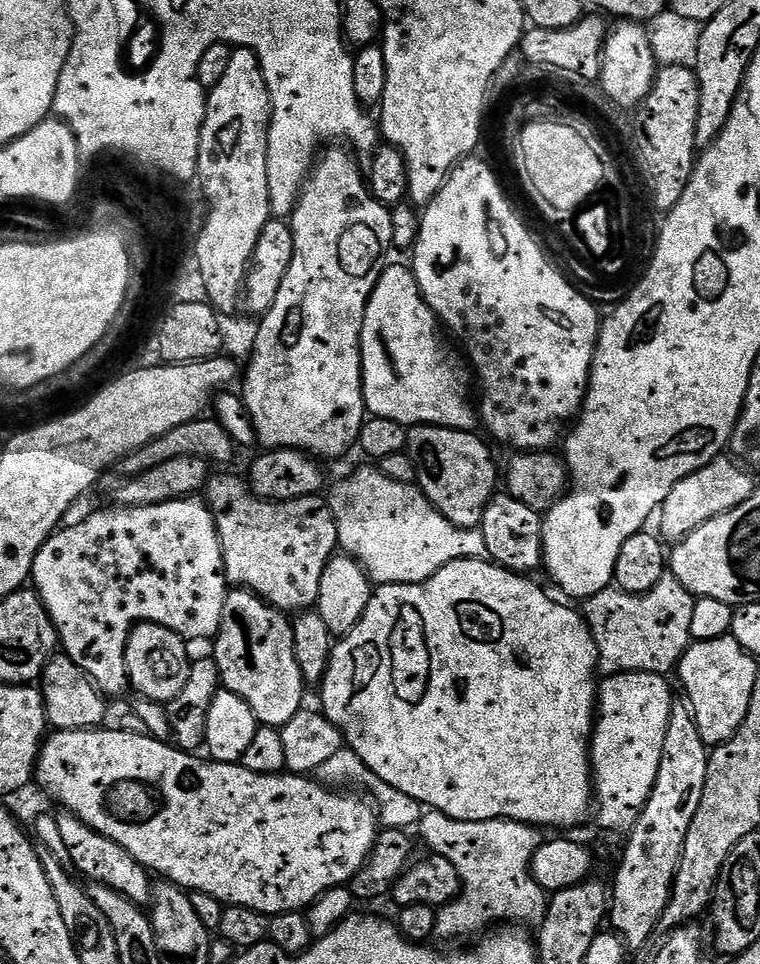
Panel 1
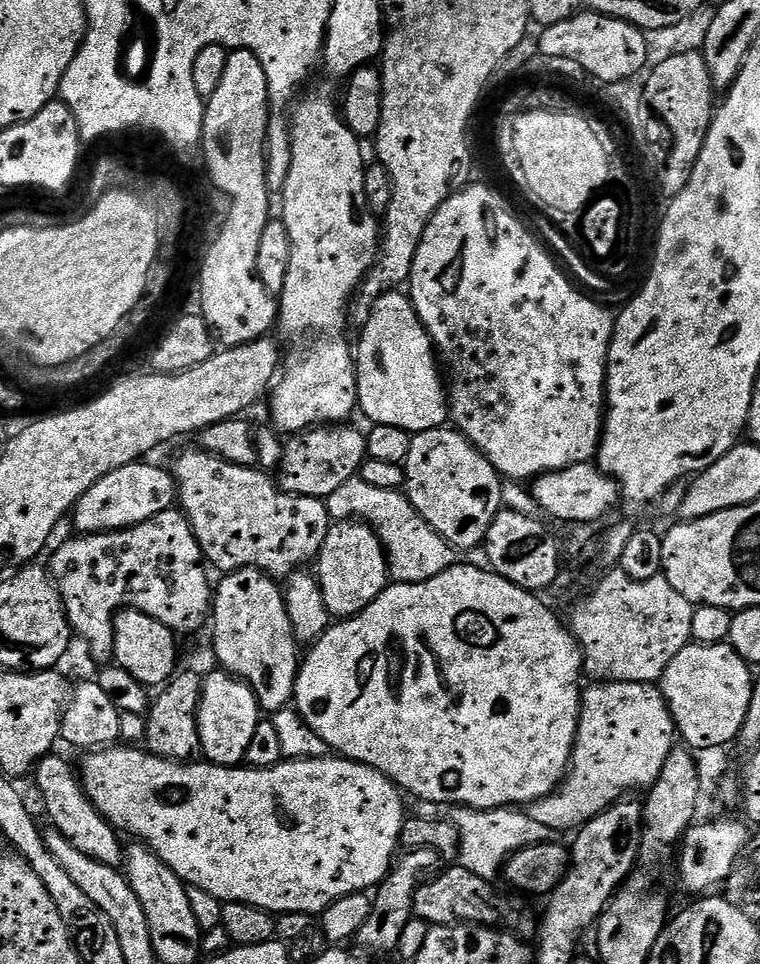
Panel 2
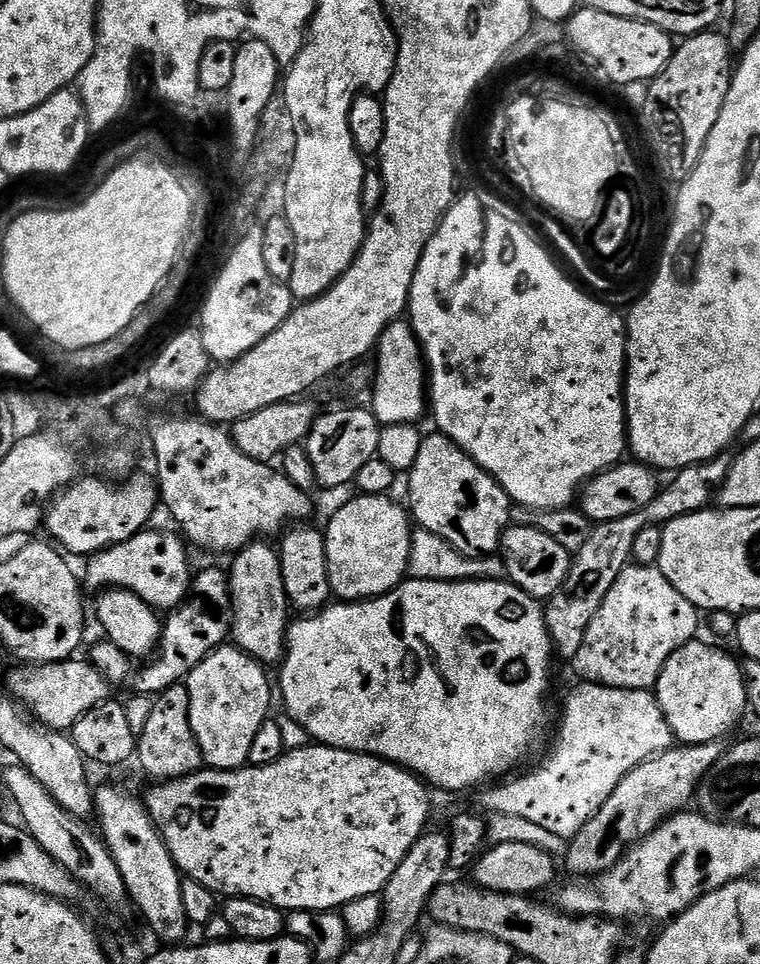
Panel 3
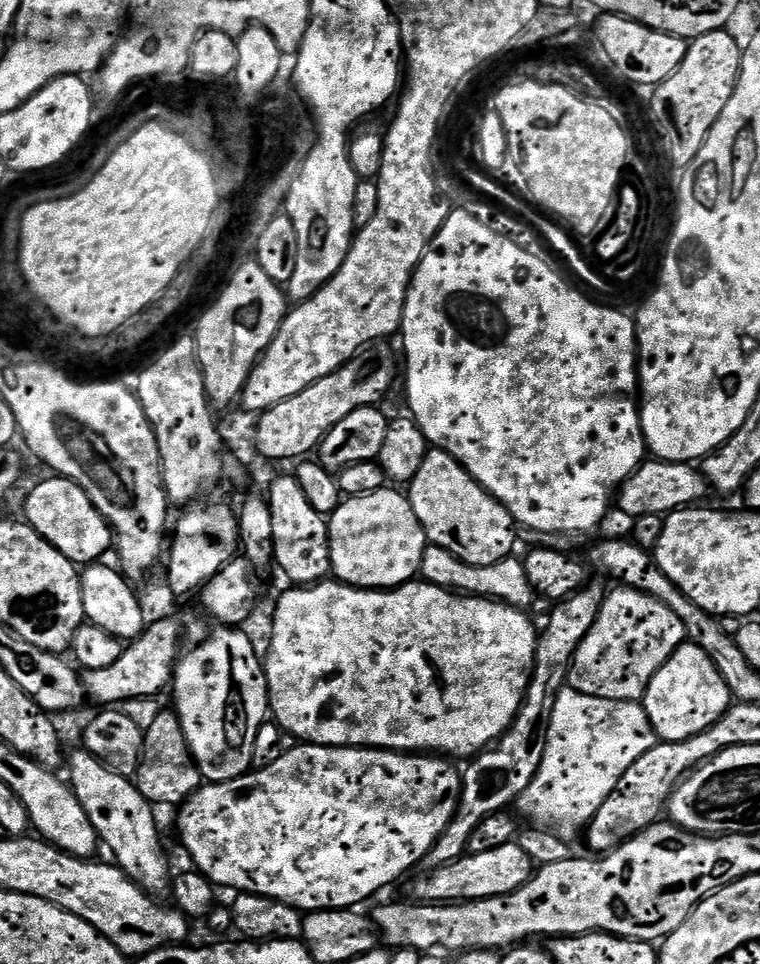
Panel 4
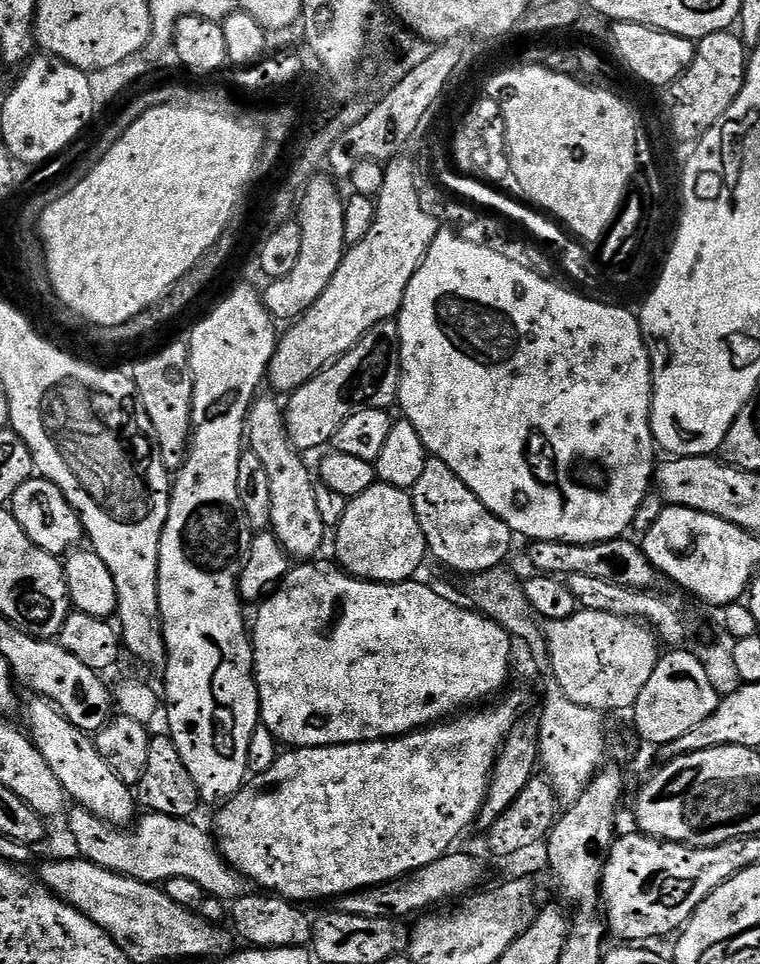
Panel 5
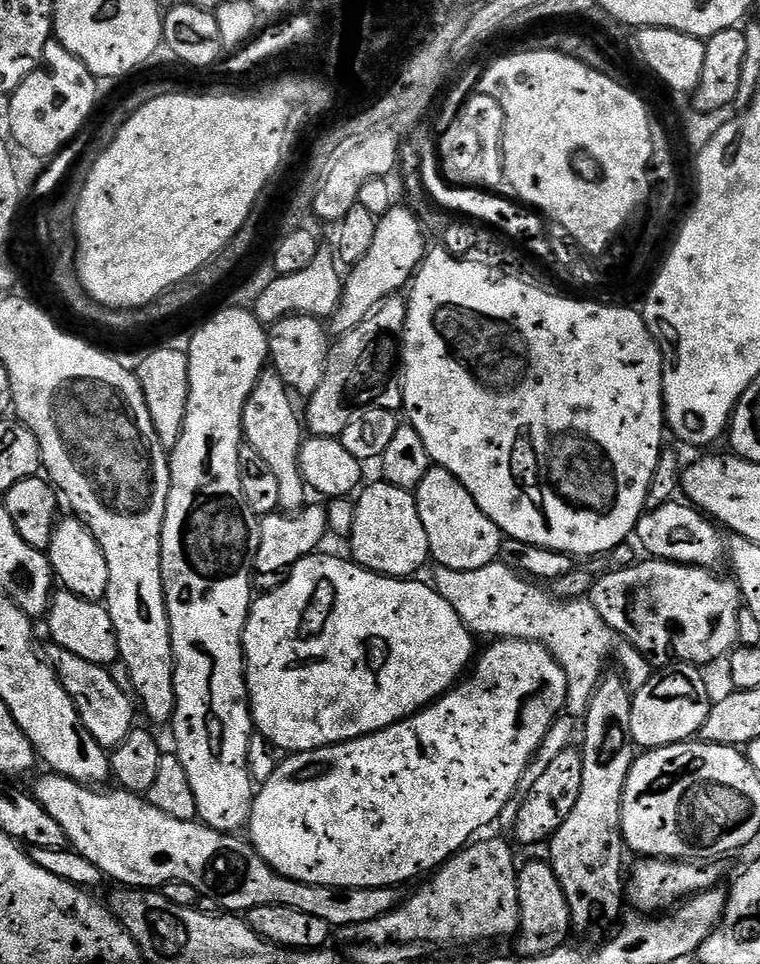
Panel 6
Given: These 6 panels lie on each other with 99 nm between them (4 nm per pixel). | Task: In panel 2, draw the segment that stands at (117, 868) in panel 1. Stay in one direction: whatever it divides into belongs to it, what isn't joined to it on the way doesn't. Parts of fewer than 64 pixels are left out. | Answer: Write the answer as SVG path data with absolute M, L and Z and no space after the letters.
M49 754L36 765L36 788L44 799L44 808L48 811L48 824L56 828L70 846L86 854L86 858L94 858L98 862L104 862L106 866L120 868L122 864L121 837L117 829L113 828L108 820L94 806L94 802L86 794L81 777L72 769L68 760L63 760L57 754Z

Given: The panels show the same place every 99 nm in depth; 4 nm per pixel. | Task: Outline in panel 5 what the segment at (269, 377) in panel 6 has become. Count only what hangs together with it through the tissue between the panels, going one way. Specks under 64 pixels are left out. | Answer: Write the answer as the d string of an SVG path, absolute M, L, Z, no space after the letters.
M257 395L252 402L246 421L246 444L251 452L258 454L266 474L270 477L270 531L284 547L289 557L296 562L308 562L320 552L324 544L326 526L322 522L322 514L318 514L318 498L316 497L317 481L314 472L308 469L305 457L299 448L292 445L290 434L284 421L285 405L275 400L277 397Z

